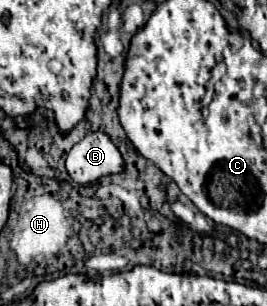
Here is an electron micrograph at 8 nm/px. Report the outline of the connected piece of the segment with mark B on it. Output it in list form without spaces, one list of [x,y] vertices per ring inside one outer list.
[[[87,133],[67,155],[65,167],[69,177],[79,185],[93,185],[101,177],[123,171],[123,157],[109,135]]]

